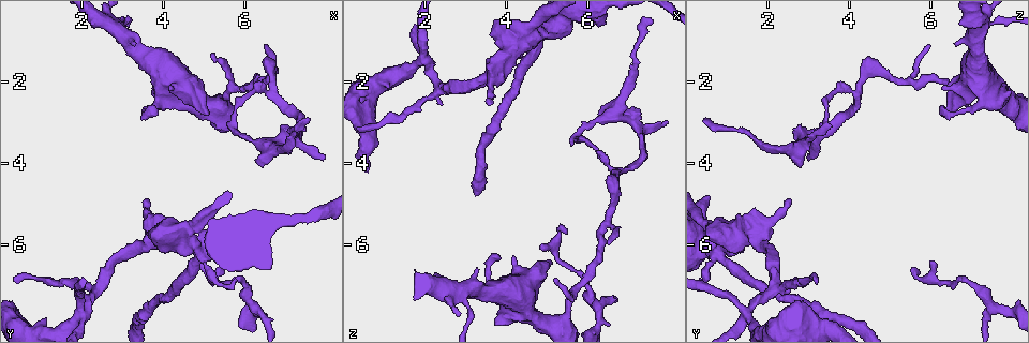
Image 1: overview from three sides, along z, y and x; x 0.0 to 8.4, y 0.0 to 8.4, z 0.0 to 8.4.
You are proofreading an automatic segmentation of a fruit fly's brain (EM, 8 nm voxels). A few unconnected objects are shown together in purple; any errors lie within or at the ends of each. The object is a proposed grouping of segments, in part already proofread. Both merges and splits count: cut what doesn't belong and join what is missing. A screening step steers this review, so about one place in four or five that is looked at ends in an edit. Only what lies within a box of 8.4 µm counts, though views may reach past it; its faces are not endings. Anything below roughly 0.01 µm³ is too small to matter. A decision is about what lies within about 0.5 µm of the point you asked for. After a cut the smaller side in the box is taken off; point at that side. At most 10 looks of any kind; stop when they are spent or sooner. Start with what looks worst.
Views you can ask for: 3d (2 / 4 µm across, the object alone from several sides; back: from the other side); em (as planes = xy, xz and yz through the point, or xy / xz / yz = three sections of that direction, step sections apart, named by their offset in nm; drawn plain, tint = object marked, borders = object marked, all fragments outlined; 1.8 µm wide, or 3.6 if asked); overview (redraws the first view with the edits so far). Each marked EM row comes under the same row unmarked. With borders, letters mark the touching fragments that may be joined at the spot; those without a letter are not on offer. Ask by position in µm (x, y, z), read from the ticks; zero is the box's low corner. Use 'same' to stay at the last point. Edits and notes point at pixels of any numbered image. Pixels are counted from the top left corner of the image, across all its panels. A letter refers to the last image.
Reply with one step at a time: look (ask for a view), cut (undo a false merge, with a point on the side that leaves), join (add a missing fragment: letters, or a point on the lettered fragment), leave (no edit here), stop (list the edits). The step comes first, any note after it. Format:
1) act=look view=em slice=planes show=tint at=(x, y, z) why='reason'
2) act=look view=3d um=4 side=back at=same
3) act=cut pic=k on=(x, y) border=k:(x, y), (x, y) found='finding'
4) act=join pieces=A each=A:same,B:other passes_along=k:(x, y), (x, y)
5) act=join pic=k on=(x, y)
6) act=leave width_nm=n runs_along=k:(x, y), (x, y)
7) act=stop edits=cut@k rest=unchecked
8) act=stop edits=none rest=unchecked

act=look view=em slice=xz step=16 show=tint at=(2.00, 7.65, 1.50)

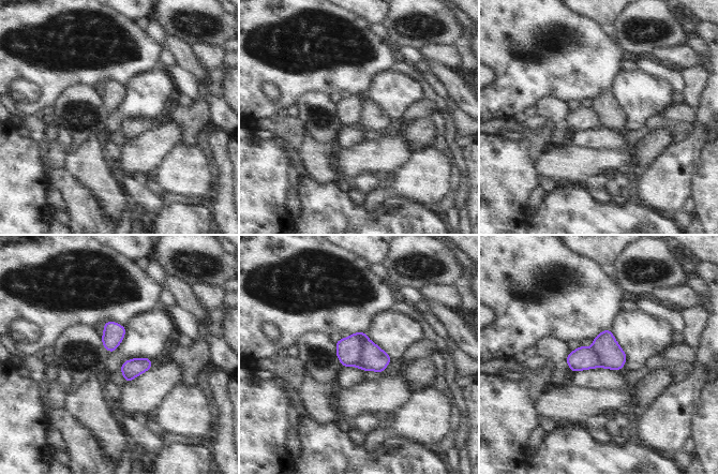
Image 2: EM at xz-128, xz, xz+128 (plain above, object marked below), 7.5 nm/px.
act=look view=em slice=yz step=4 show=borders at=same

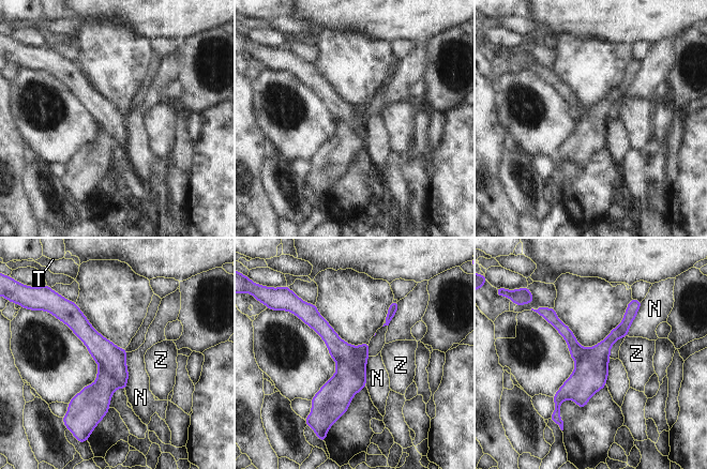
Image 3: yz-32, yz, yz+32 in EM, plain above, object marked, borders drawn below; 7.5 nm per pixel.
act=cut pic=3 on=(336, 393) width_nm=220 each=N:other,T:other,Z:other border=3:(355, 347), (357, 367), (336, 362) found='two neurons meet here'

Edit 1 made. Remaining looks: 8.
act=look view=em slice=xy step=8 show=borders at=(6.45, 4.10, 2.85)

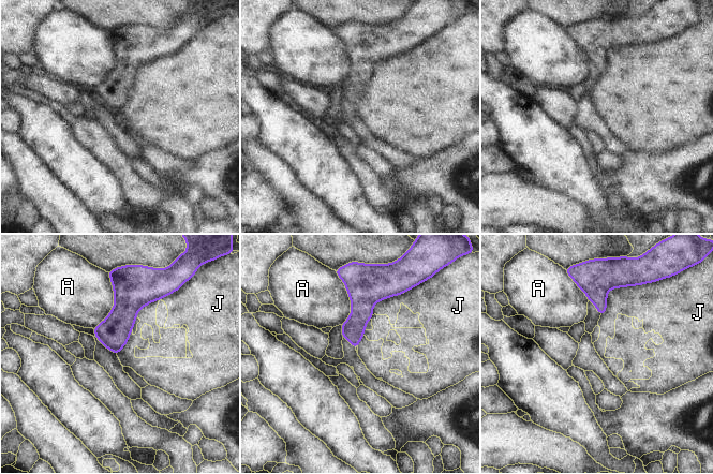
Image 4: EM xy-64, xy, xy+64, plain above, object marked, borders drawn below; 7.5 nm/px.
act=leave longest_contact=A:400nm each=A:other,J:other border=4:(629, 285), (608, 292), (600, 315) found='no lettered fragment goes on from it'

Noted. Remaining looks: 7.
act=look view=em um=3.6 slice=planes show=borders at=(6.25, 7.60, 7.55) why='three arms meet'

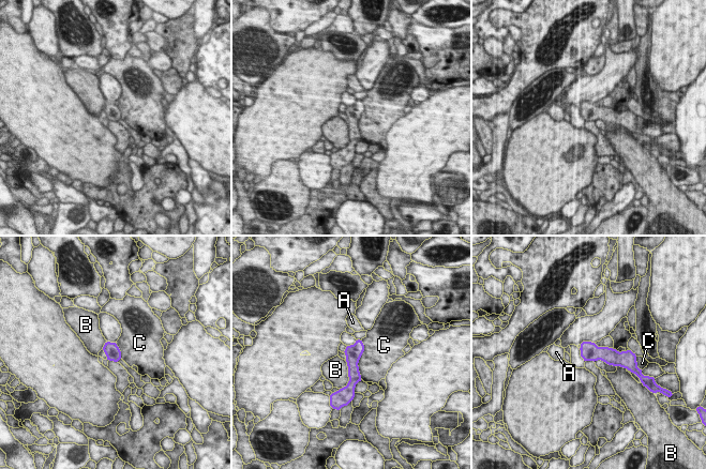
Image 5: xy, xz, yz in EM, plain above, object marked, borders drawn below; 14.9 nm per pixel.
act=leave each=A:other,B:other,C:other found='all the same neuron'

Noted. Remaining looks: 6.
act=stop edits=cut@3 rest=unchecked

